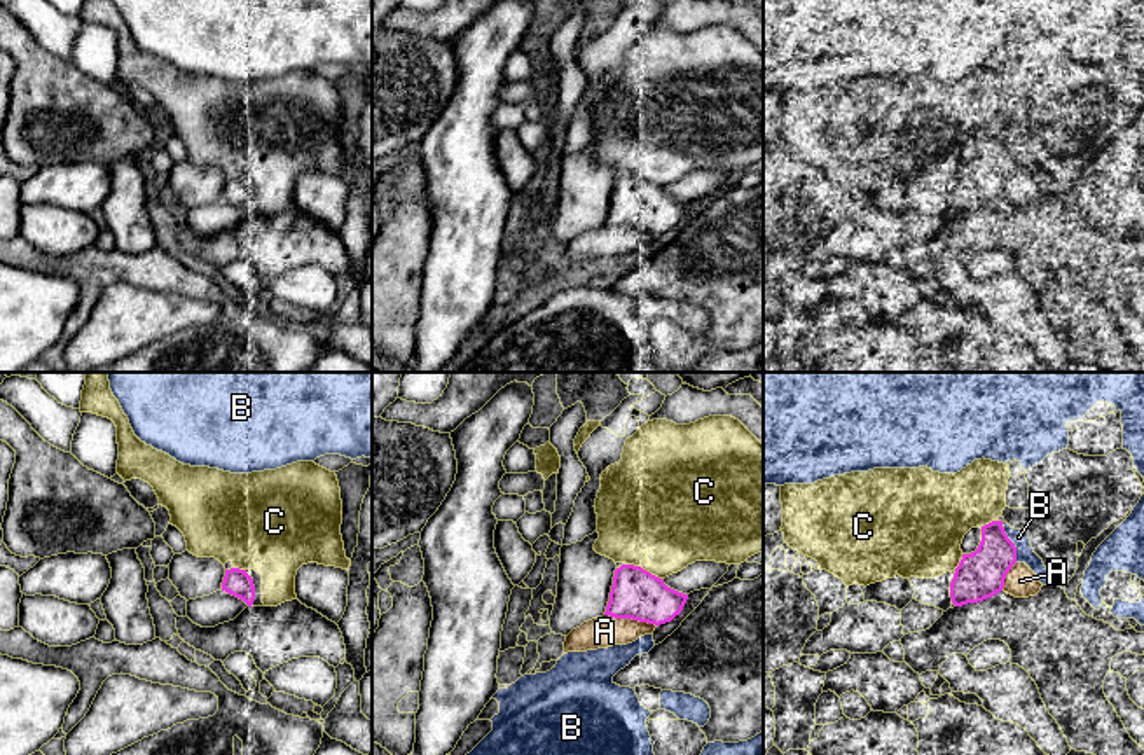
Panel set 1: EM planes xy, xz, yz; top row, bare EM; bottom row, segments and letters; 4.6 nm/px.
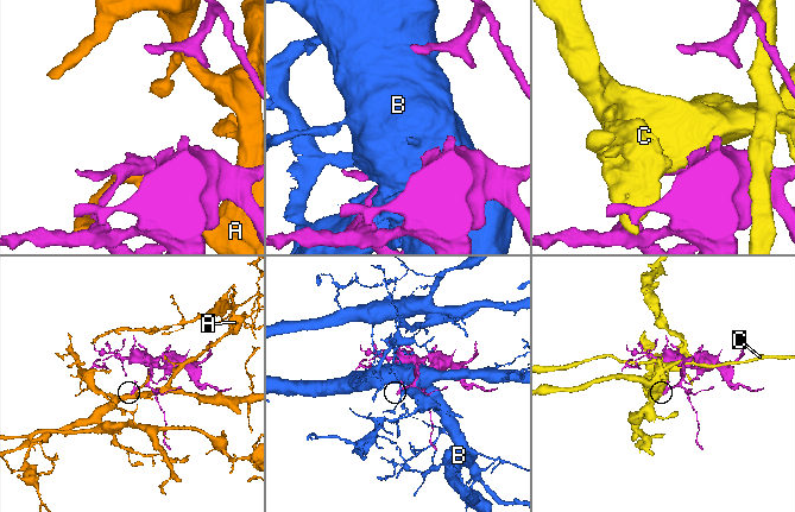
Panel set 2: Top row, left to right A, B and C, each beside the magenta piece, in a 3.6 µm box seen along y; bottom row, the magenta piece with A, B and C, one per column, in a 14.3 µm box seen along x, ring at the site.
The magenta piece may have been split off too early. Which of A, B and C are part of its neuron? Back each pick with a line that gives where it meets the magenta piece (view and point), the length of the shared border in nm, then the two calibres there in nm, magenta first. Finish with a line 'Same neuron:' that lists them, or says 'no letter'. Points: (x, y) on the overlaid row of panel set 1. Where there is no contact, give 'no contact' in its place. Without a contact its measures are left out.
Same neuron: no letter

